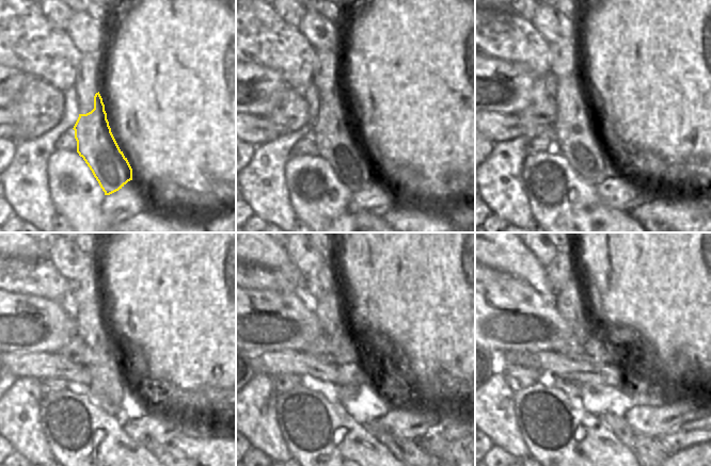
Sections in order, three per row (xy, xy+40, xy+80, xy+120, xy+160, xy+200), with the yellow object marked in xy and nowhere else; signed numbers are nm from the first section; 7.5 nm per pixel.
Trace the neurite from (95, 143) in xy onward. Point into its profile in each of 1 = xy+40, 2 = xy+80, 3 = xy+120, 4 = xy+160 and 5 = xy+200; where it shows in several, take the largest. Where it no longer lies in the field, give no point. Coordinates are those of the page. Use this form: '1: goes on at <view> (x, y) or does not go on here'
1: goes on at xy+40 (332, 131)
2: goes on at xy+80 (578, 139)
3: goes on at xy+120 (94, 347)
4: goes on at xy+160 (337, 344)
5: goes on at xy+200 (594, 347)

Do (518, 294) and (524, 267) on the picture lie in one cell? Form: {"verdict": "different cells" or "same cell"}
{"verdict": "different cells"}

